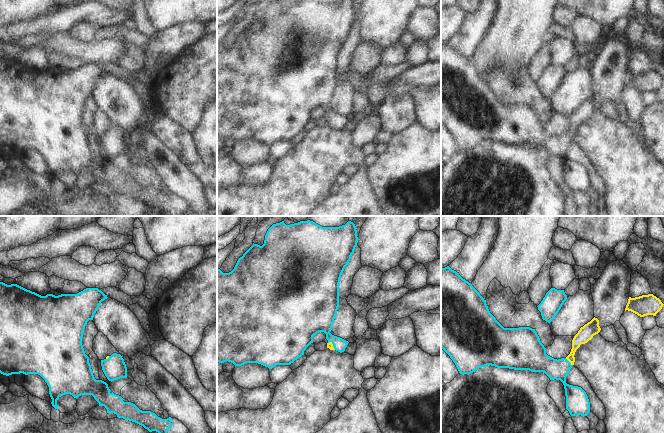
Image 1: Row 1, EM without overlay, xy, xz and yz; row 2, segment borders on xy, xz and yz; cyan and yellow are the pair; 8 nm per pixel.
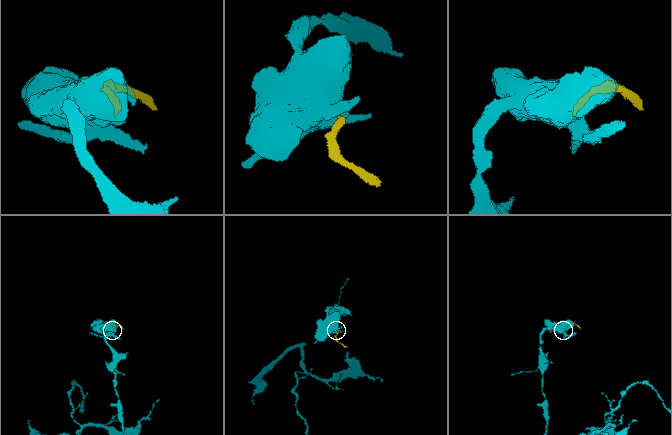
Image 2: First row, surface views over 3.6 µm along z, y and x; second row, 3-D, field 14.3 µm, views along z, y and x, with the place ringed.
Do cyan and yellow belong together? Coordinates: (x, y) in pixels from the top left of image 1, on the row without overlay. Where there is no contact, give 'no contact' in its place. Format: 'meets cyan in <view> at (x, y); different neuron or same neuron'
meets cyan in yz at (569, 138); same neuron

